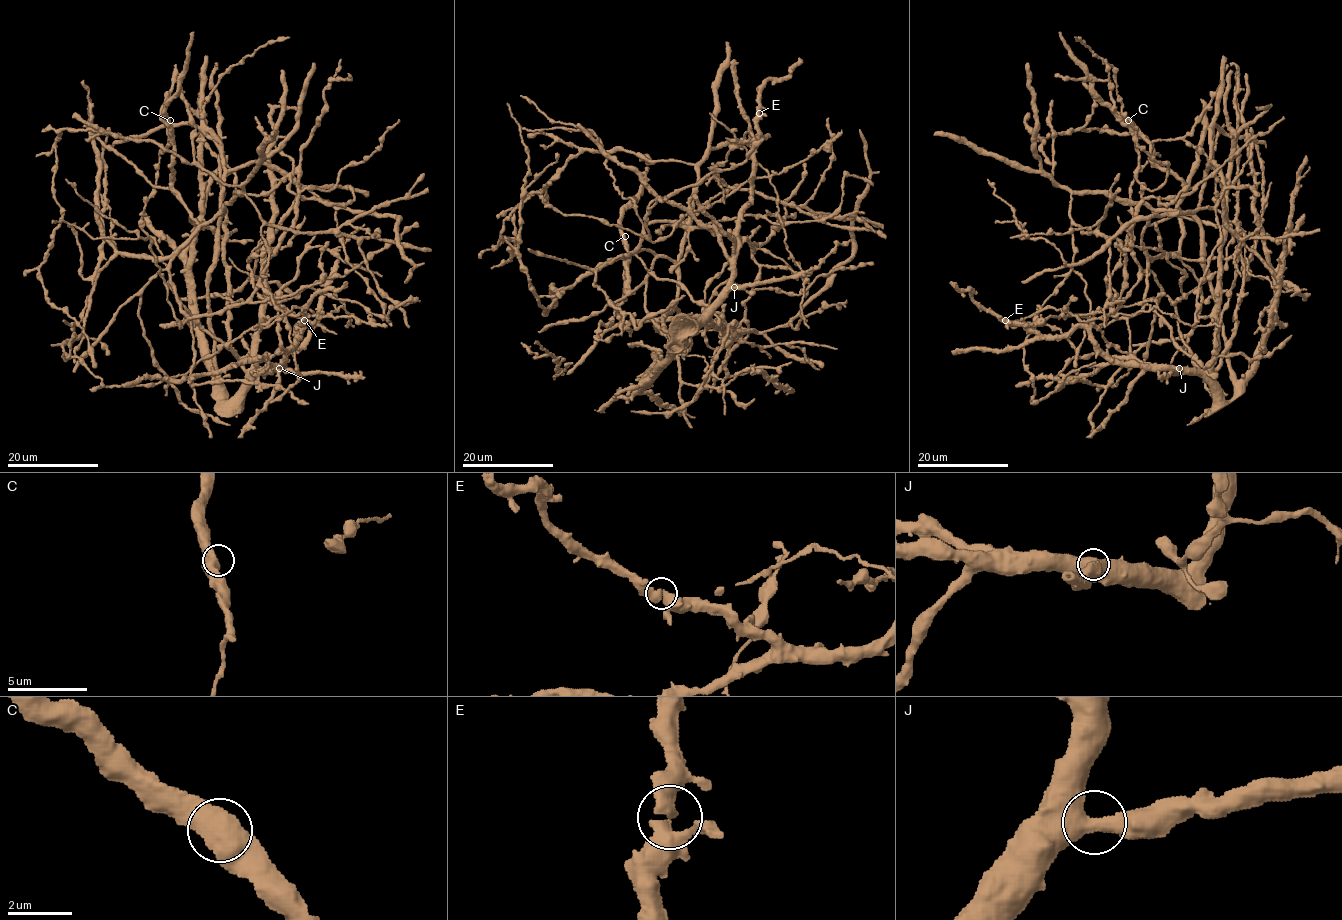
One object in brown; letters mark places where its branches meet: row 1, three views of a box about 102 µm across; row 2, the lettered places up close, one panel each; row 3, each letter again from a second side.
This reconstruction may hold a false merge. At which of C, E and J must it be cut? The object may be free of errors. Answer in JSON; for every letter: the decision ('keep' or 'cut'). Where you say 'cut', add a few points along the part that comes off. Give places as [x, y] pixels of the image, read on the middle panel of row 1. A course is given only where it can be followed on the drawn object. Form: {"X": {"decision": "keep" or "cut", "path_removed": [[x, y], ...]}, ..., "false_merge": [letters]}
{"C": {"decision": "keep"}, "E": {"decision": "keep"}, "J": {"decision": "keep"}, "false_merge": []}

